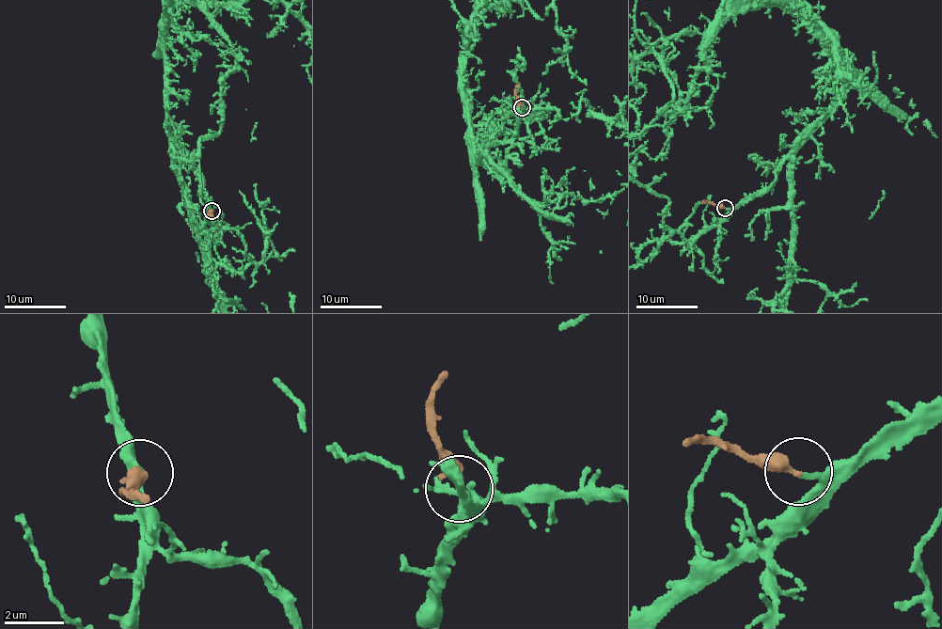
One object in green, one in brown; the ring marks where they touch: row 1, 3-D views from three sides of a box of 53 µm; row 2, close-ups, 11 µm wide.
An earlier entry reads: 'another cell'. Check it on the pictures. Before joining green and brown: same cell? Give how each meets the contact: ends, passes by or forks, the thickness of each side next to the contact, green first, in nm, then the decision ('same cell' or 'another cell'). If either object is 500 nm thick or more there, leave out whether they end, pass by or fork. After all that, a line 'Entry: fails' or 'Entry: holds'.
green ends | brown ends | 180/400 nm | same cell
Entry: fails

